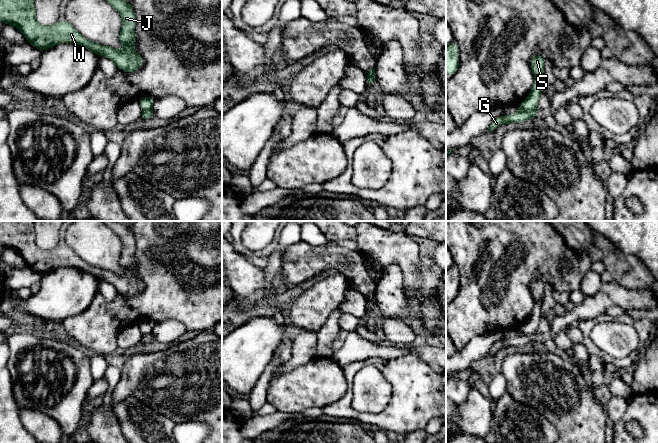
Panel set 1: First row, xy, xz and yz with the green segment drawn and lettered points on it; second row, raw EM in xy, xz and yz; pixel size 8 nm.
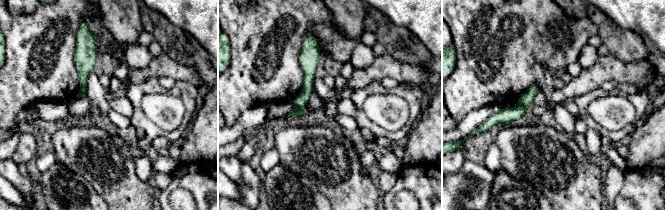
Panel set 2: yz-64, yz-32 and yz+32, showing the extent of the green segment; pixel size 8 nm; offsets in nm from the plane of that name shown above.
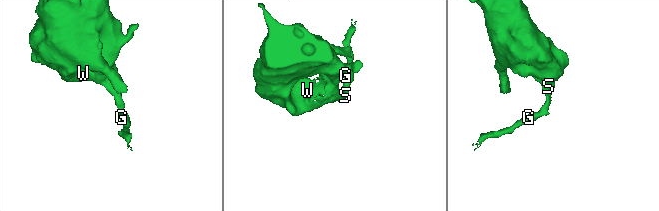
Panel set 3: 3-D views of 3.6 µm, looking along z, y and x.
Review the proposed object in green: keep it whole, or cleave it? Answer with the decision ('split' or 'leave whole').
split

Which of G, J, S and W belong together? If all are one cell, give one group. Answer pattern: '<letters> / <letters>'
G / J S W

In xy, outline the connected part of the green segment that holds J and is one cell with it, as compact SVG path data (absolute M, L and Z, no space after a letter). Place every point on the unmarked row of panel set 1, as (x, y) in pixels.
M0 221L0 245L18 252L28 267L43 275L60 267L71 267L93 275L97 280L112 284L119 294L132 297L142 290L142 281L133 275L136 239L130 227L122 221L105 221L105 224L120 238L122 252L119 266L127 274L100 269L82 260L68 245L58 245L44 250L37 246L34 221Z

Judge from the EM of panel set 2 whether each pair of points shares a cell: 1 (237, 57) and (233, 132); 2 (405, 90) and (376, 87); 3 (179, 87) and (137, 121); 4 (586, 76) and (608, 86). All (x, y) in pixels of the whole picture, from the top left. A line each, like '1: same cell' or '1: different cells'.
1: different cells
2: same cell
3: same cell
4: different cells

